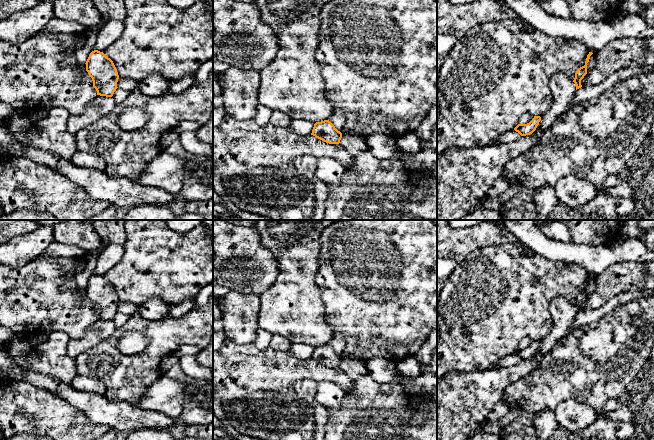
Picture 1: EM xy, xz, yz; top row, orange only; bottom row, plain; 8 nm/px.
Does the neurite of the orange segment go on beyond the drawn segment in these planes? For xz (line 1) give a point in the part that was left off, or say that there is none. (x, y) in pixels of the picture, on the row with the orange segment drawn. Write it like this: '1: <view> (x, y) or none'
1: none

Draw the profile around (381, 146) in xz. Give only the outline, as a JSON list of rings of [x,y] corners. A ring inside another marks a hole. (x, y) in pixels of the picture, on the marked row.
[[[374,133],[365,139],[368,152],[380,160],[388,160],[396,153],[396,139],[381,133]]]

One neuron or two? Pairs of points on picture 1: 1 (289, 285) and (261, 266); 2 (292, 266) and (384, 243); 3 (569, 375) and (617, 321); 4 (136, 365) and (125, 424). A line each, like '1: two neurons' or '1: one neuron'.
1: two neurons
2: two neurons
3: one neuron
4: two neurons

